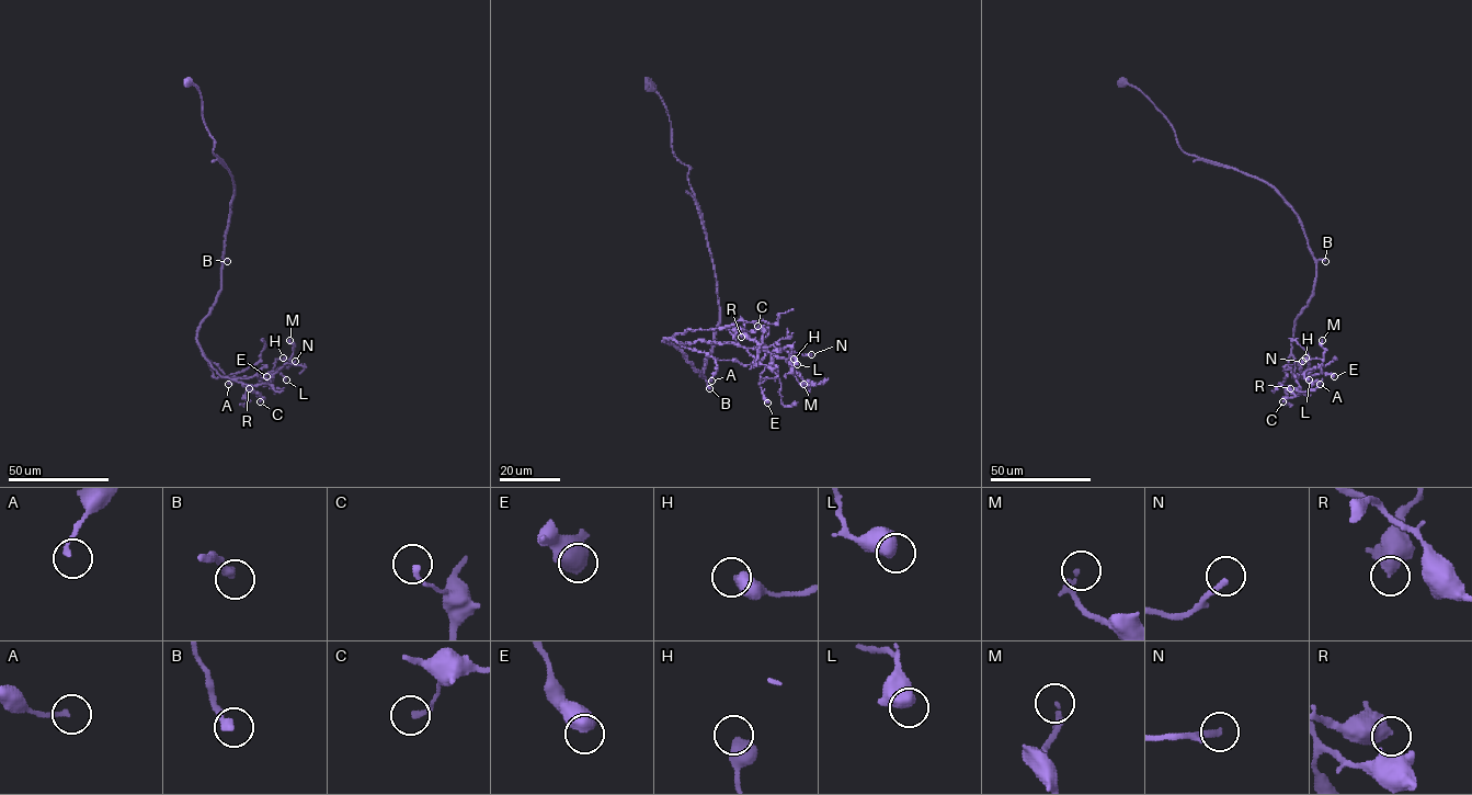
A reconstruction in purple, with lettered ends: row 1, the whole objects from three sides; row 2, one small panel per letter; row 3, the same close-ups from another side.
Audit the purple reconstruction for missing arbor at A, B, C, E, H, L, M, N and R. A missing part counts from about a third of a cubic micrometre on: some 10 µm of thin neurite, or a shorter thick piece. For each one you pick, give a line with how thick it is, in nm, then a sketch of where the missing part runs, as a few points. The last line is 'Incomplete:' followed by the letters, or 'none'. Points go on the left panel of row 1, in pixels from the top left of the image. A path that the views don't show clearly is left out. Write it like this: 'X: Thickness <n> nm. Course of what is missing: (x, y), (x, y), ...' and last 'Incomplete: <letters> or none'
Incomplete: none

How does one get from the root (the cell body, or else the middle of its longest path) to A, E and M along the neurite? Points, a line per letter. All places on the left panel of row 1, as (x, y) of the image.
A: (187, 81), (198, 89), (213, 152), (234, 183), (220, 293), (196, 338), (202, 353), (228, 384)
E: (187, 81), (198, 89), (213, 152), (234, 183), (220, 293), (196, 340), (215, 377), (266, 376)
M: (187, 81), (234, 183), (220, 288), (198, 347), (215, 377), (250, 377), (289, 366), (289, 340)

